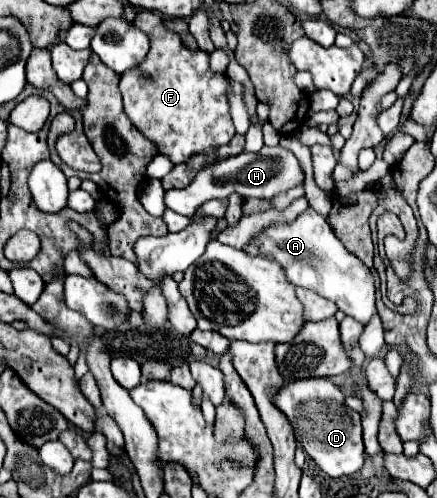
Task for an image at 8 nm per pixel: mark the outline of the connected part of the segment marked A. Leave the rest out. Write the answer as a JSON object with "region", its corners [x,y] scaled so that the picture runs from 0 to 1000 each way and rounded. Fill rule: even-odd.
{"region":[[[703,418],[666,450],[629,450],[606,458],[584,478],[593,482],[597,510],[620,510],[625,522],[634,522],[657,542],[652,550],[666,570],[730,582],[739,598],[762,602],[776,622],[785,622],[794,635],[808,635],[826,651],[840,651],[849,635],[863,631],[854,550],[817,514],[789,502],[748,442],[716,418]]]}

